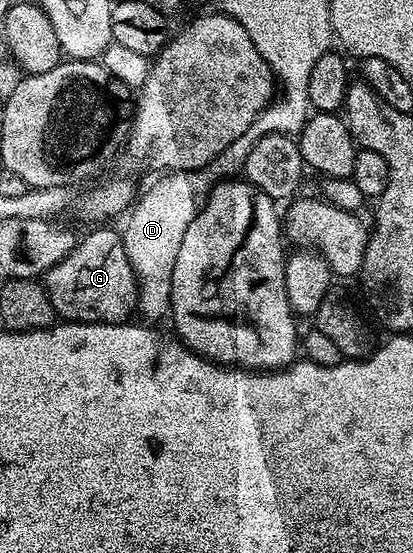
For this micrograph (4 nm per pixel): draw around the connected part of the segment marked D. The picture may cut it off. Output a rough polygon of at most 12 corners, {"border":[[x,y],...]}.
{"border":[[211,171],[166,172],[122,228],[138,312],[172,311],[178,249],[212,193]]}

